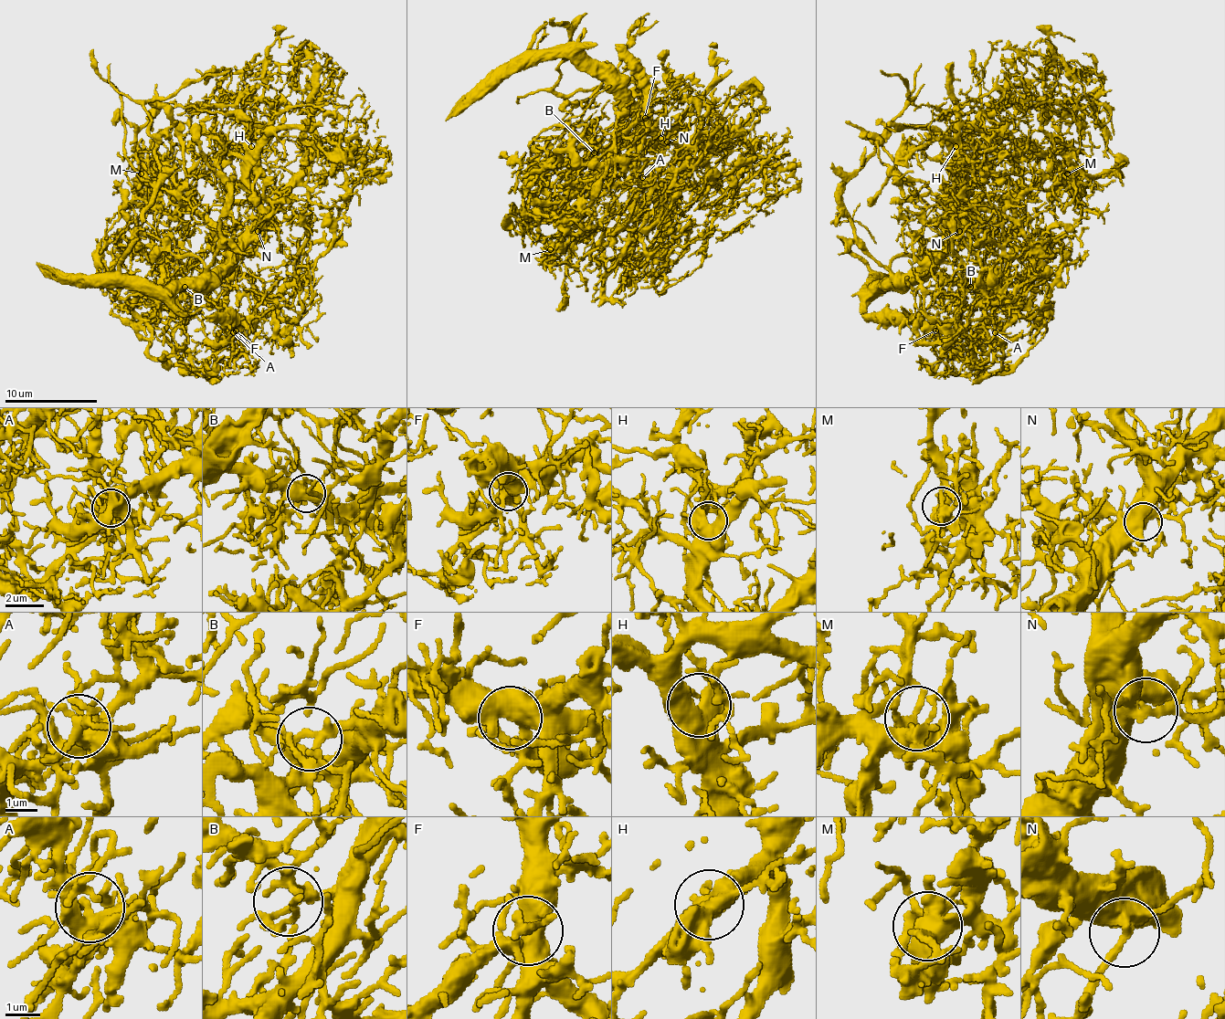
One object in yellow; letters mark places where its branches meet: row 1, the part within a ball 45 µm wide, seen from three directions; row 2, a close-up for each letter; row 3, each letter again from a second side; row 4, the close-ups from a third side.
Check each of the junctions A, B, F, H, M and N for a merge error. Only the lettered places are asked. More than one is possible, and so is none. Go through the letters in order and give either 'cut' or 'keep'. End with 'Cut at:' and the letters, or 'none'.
A: keep
B: keep
F: keep
H: keep
M: keep
N: keep
Cut at: none

